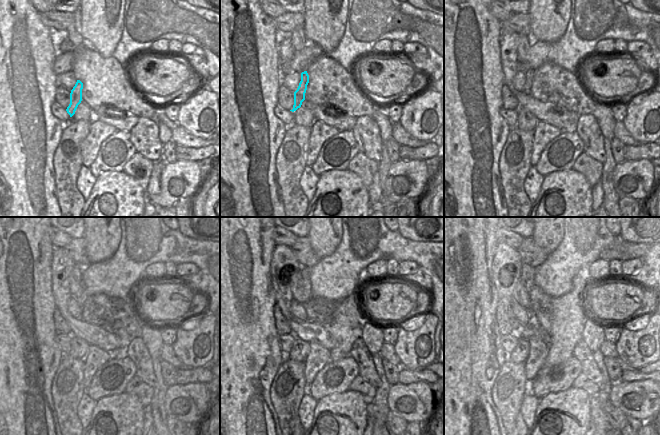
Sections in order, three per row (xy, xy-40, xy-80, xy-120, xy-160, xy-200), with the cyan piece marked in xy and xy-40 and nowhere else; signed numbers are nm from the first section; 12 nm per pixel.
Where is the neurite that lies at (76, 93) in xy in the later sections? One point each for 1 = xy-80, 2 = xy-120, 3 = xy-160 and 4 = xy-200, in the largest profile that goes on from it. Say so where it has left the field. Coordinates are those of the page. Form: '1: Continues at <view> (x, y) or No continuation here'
1: Continues at xy-80 (529, 73)
2: Continues at xy-120 (76, 292)
3: Continues at xy-160 (302, 293)
4: Continues at xy-200 (528, 272).

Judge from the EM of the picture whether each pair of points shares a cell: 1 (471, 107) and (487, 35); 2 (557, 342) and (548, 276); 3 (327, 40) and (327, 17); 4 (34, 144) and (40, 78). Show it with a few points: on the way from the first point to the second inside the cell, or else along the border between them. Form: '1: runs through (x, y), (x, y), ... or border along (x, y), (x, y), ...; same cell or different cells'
1: runs through (471, 89), (471, 58), (476, 53); same cell
2: border along (534, 284), (554, 297), (567, 293), (572, 287); different cells
3: runs through (327, 34), (327, 23); same cell
4: runs through (34, 128), (34, 94); same cell

